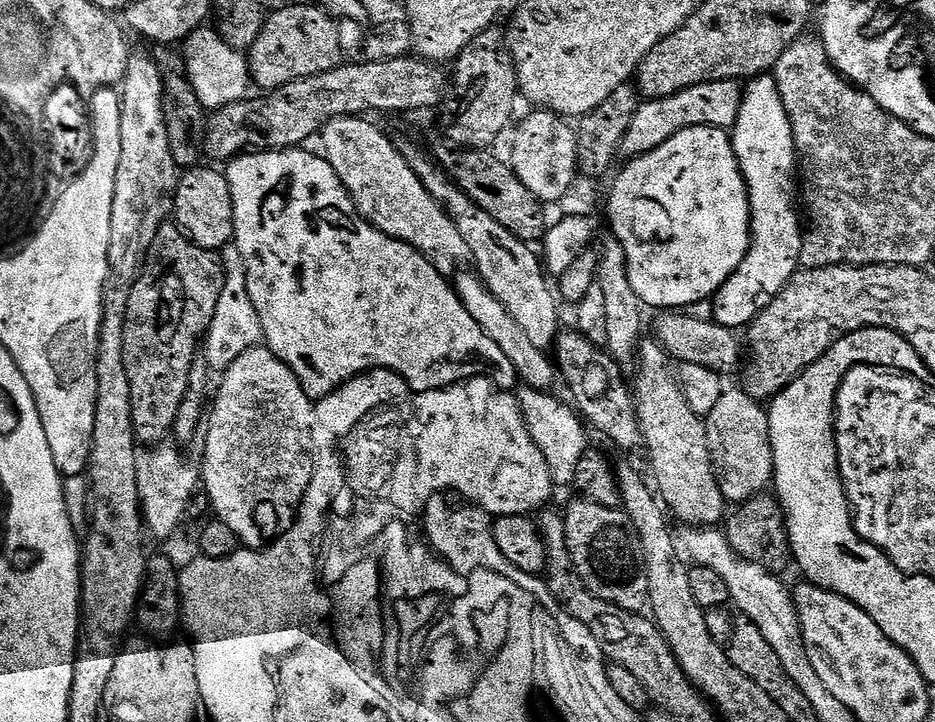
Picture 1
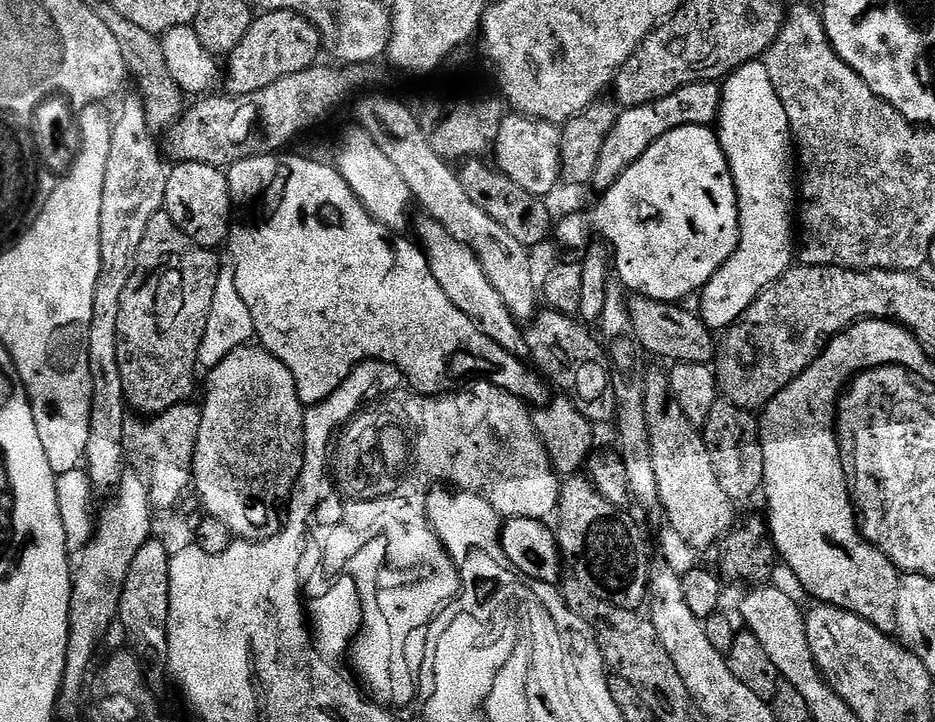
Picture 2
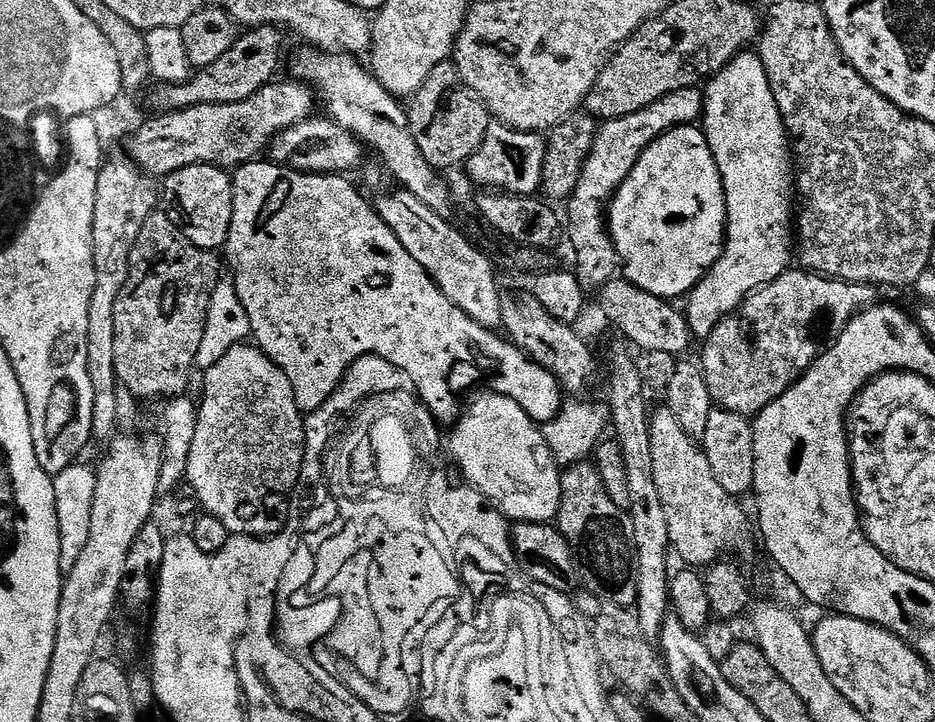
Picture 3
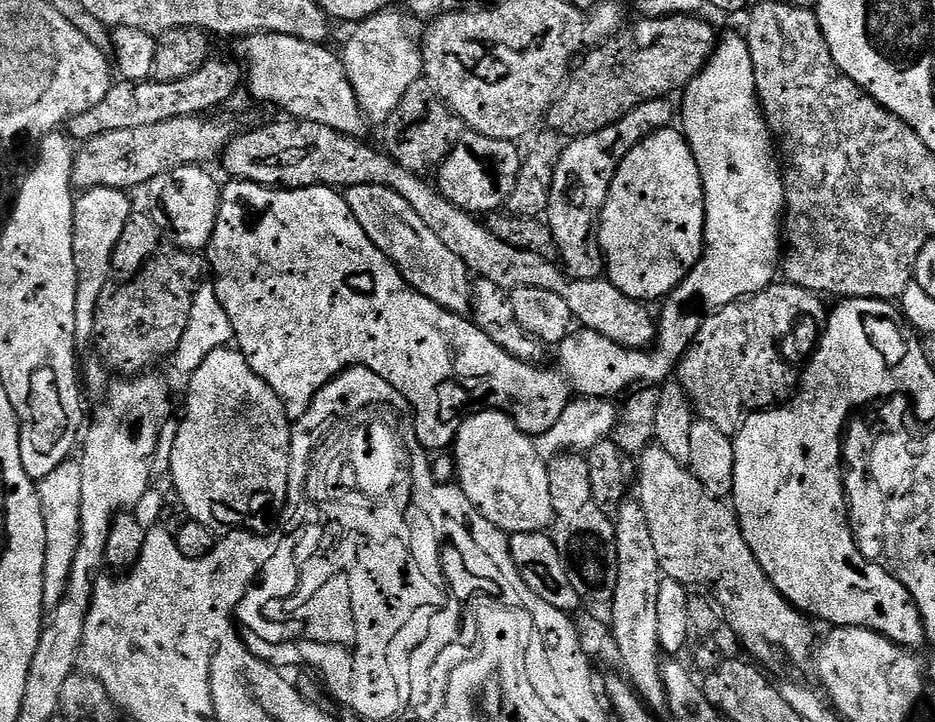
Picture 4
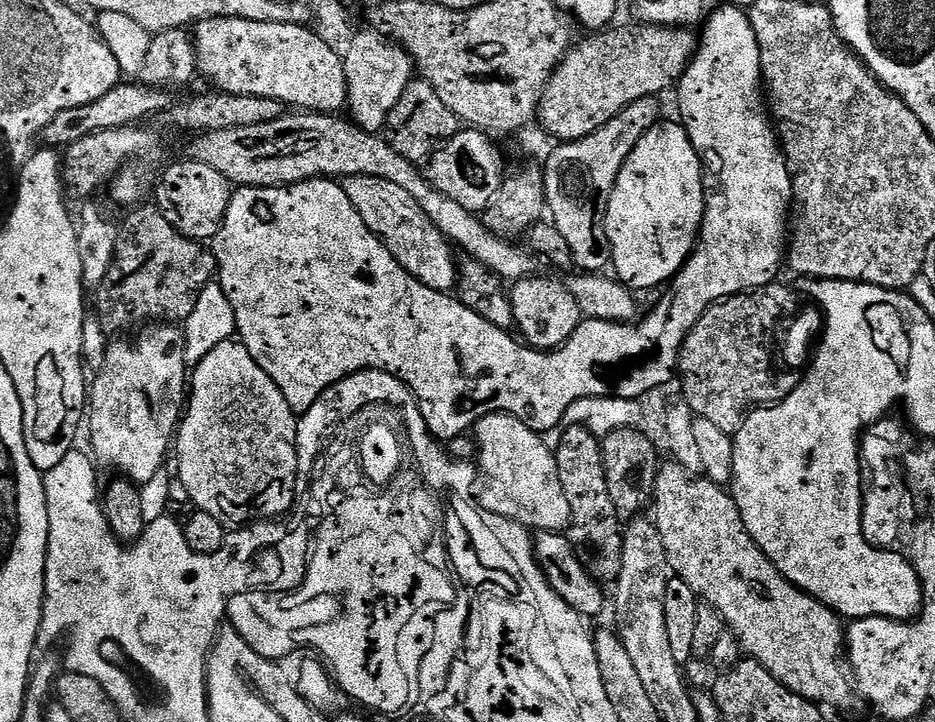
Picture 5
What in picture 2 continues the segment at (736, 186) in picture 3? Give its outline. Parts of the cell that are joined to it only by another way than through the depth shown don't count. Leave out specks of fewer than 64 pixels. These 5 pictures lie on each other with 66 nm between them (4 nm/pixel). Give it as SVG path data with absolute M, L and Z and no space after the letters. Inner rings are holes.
M763 59L743 64L723 81L720 89L718 135L728 169L732 172L732 181L736 184L736 202L740 207L740 241L734 254L730 254L728 261L698 293L698 315L709 330L731 328L757 296L778 282L778 278L782 278L782 274L786 274L794 264L794 209L798 204L798 192L794 187L794 141L786 110L774 90L774 82L770 82L770 74Z

